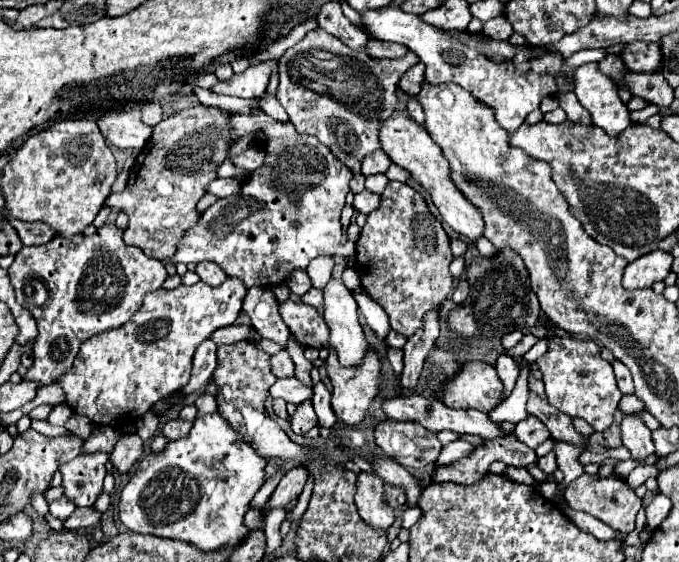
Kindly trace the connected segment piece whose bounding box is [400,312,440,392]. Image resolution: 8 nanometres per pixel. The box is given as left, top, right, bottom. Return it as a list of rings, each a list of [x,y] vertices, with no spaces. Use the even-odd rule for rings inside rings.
[[[428,312],[424,318],[424,326],[408,338],[406,346],[404,346],[404,370],[400,376],[402,388],[404,390],[416,390],[418,386],[418,378],[422,372],[422,364],[430,352],[430,348],[434,346],[434,340],[438,338],[438,314],[436,312]]]

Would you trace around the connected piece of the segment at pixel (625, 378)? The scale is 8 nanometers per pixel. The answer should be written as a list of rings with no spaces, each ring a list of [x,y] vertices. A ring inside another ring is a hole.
[[[614,360],[612,366],[614,366],[614,372],[616,372],[616,382],[618,382],[620,390],[622,390],[624,394],[632,394],[632,392],[634,392],[634,384],[632,384],[632,374],[630,374],[630,370],[628,370],[620,360]]]

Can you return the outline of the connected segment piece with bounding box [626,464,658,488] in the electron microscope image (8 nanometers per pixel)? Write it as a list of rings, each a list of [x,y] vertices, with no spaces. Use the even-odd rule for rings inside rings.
[[[636,466],[634,470],[632,470],[632,474],[626,478],[626,482],[630,484],[630,488],[638,488],[638,486],[642,486],[650,476],[658,476],[658,470],[656,470],[656,466]]]

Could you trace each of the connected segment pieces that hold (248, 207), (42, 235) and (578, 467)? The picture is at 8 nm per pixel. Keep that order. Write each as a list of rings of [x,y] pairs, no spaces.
[[[234,114],[230,126],[234,128],[232,140],[240,138],[242,134],[254,134],[256,142],[260,142],[266,150],[266,162],[244,180],[240,196],[222,198],[202,214],[200,222],[178,242],[178,250],[168,262],[198,264],[204,260],[214,260],[228,276],[236,276],[246,284],[246,288],[252,288],[282,284],[292,276],[294,270],[306,270],[310,260],[320,254],[352,256],[354,246],[344,246],[340,226],[340,212],[346,204],[346,194],[350,192],[348,182],[352,172],[338,158],[334,158],[334,154],[322,146],[320,140],[300,134],[290,122],[276,122],[266,114]]]
[[[6,216],[6,220],[16,228],[16,232],[18,232],[18,236],[20,236],[20,240],[22,240],[24,246],[46,244],[46,242],[50,242],[56,236],[52,232],[52,228],[48,228],[42,222],[20,222],[20,220],[16,222],[14,218],[8,218],[8,216]]]
[[[556,442],[554,452],[556,460],[558,460],[558,468],[564,472],[564,480],[557,486],[558,494],[563,495],[566,484],[570,484],[578,476],[582,476],[582,464],[578,462],[578,456],[582,450],[574,448],[572,444],[566,444],[566,442]]]

